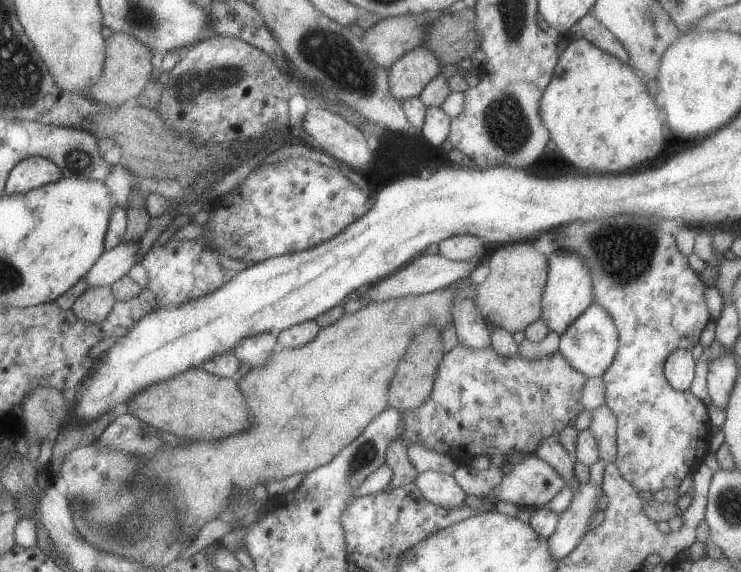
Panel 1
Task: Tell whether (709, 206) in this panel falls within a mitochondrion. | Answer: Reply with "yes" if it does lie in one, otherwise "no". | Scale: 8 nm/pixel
no

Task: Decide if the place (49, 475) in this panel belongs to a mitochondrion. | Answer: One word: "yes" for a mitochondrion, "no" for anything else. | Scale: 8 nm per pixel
no

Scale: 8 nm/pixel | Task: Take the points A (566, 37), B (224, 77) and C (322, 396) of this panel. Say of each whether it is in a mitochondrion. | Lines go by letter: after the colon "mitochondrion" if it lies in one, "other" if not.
A: other
B: mitochondrion
C: other

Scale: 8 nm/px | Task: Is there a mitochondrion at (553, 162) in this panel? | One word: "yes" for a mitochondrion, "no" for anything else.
no

